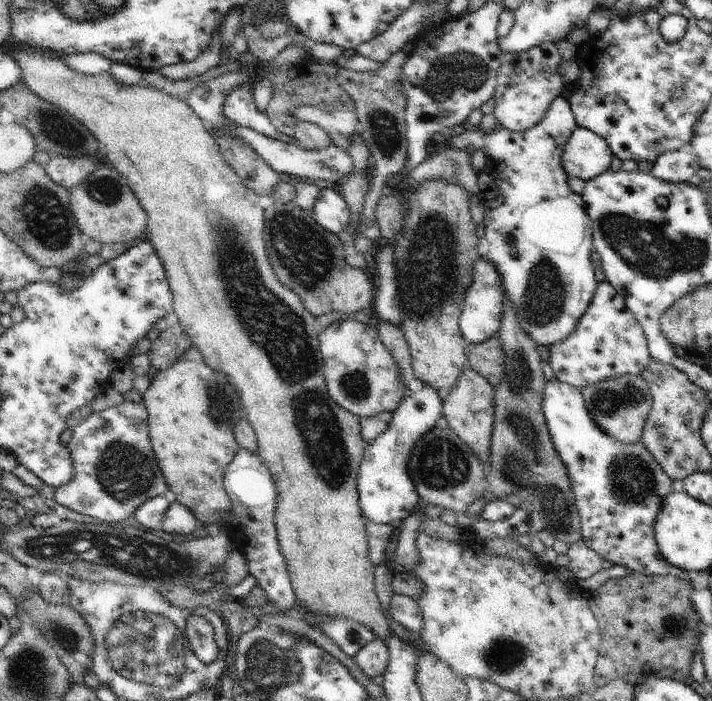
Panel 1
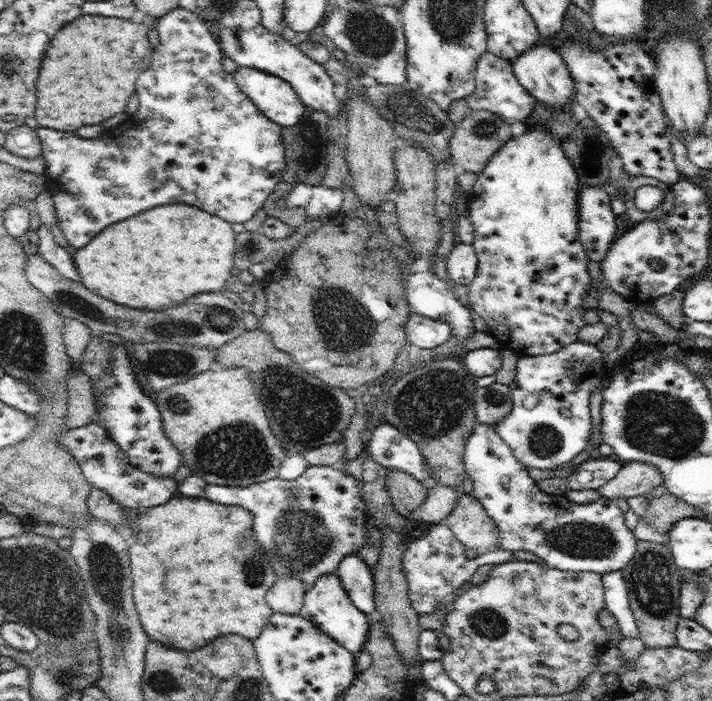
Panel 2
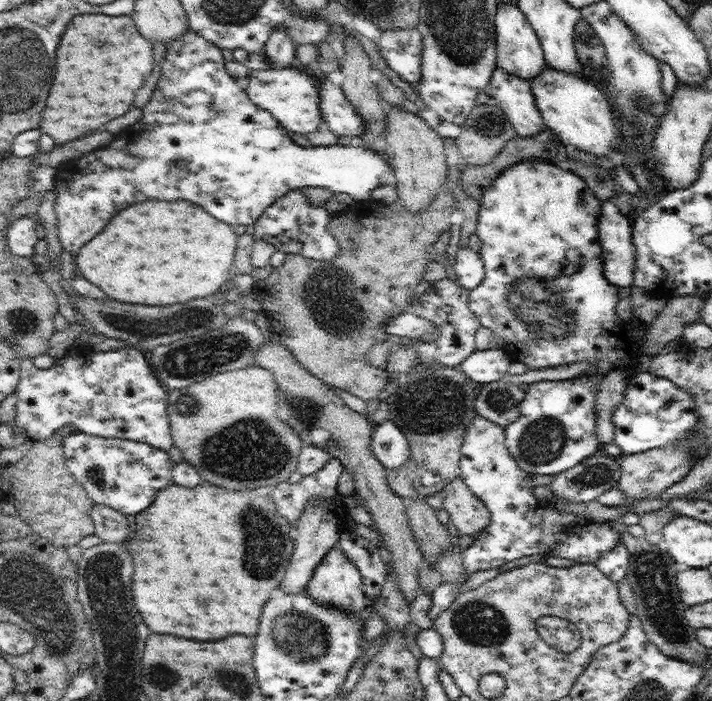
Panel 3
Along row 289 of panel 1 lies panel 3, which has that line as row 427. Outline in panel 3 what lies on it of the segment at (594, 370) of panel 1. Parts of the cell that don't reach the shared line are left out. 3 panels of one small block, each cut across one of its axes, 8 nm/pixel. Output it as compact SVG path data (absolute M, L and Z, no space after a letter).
M524 159L524 161L518 161L518 163L506 167L494 181L492 181L492 186L488 188L486 192L484 192L484 195L482 195L482 200L479 201L480 207L479 207L479 218L477 219L477 227L475 230L476 236L479 236L480 240L482 240L482 248L480 249L480 256L482 258L482 262L484 264L485 268L485 279L482 280L482 283L478 285L478 287L470 290L470 294L468 297L468 304L470 307L470 310L474 313L474 316L478 317L478 320L480 322L480 325L485 326L486 328L489 328L492 330L492 332L496 333L502 340L502 350L506 355L509 355L511 357L511 360L513 362L520 362L526 364L530 370L540 370L540 369L546 369L548 367L558 366L558 365L565 365L565 364L572 364L580 361L586 361L586 359L594 359L596 357L600 357L601 361L599 363L596 363L595 365L591 365L590 368L582 372L582 374L579 374L578 377L594 377L596 373L598 375L602 375L602 382L598 384L598 392L596 392L596 404L594 404L594 411L596 411L596 434L598 435L598 442L602 444L602 448L604 444L606 443L612 443L614 442L614 422L612 422L612 411L618 407L618 403L622 401L622 397L624 397L624 391L626 391L626 387L628 387L628 381L630 381L630 377L634 376L630 375L628 376L628 369L636 364L638 359L642 355L644 355L644 352L642 352L643 344L644 344L644 335L645 333L640 336L640 332L638 332L638 329L642 329L642 332L645 332L647 330L647 327L642 324L642 322L633 322L628 320L620 320L616 315L616 306L619 301L618 297L618 287L616 287L614 284L610 284L610 281L604 276L604 256L602 256L602 246L600 246L600 238L598 238L598 227L597 227L597 219L600 213L601 208L601 201L592 194L592 190L586 186L586 182L580 178L580 176L574 174L574 172L570 170L563 170L562 168L558 167L554 163L550 163L550 161L544 162L542 159Z

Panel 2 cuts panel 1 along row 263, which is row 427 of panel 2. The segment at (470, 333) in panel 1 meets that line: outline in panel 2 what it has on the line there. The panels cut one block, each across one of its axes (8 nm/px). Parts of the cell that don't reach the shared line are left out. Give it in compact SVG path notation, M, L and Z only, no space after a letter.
M477 423L474 432L466 442L464 450L464 469L466 476L472 479L471 494L481 503L496 523L498 530L498 549L515 553L528 551L540 558L548 568L561 571L589 571L598 575L620 571L632 561L637 549L634 531L624 523L624 513L613 499L600 497L591 503L576 503L564 494L546 493L536 485L526 467L514 456L512 449L498 436L494 425Z

